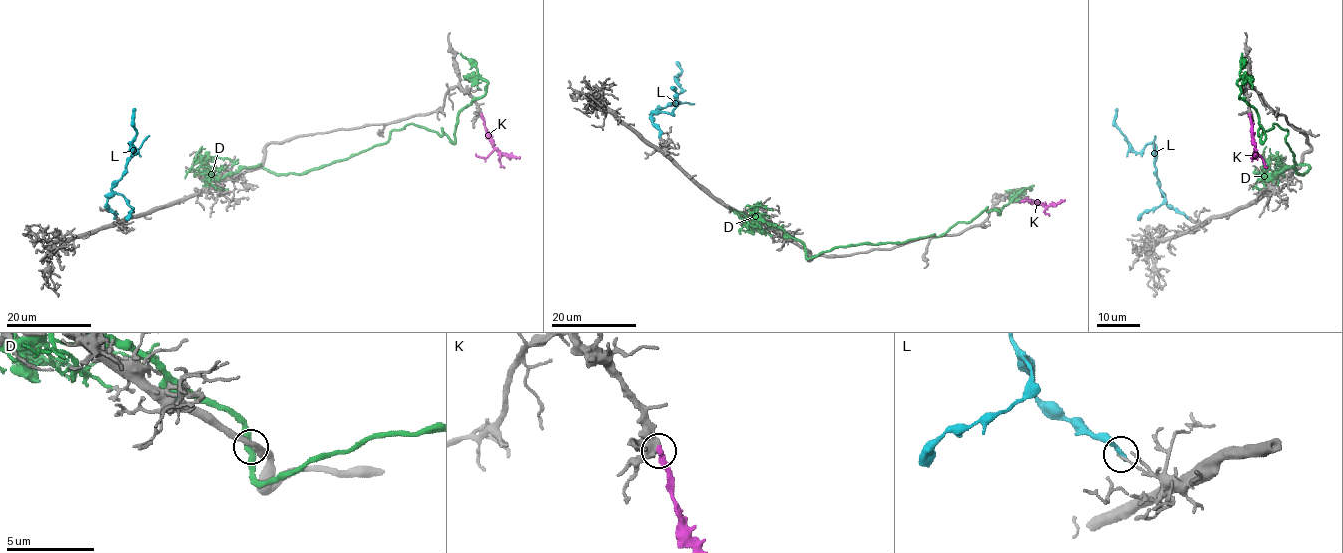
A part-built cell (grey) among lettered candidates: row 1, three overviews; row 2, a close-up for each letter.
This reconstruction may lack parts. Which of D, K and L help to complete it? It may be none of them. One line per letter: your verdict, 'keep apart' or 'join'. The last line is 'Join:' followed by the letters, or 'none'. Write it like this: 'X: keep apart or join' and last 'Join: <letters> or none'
D: keep apart
K: join
L: keep apart
Join: K

